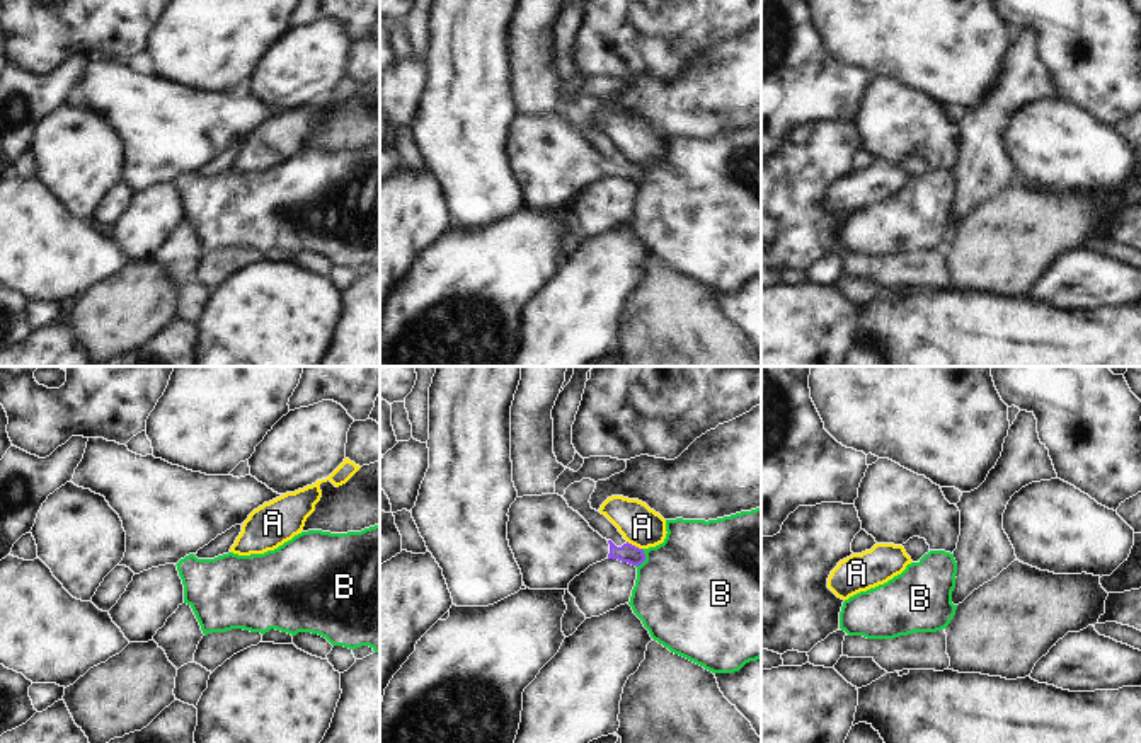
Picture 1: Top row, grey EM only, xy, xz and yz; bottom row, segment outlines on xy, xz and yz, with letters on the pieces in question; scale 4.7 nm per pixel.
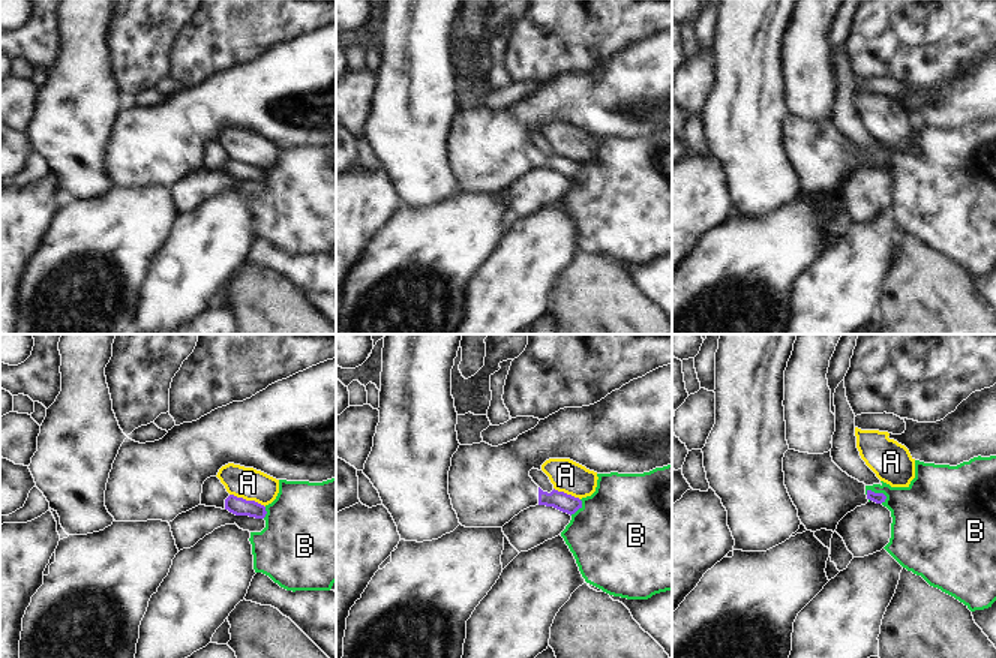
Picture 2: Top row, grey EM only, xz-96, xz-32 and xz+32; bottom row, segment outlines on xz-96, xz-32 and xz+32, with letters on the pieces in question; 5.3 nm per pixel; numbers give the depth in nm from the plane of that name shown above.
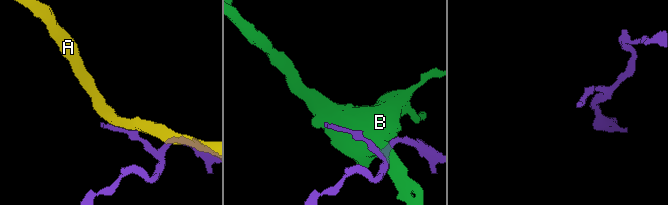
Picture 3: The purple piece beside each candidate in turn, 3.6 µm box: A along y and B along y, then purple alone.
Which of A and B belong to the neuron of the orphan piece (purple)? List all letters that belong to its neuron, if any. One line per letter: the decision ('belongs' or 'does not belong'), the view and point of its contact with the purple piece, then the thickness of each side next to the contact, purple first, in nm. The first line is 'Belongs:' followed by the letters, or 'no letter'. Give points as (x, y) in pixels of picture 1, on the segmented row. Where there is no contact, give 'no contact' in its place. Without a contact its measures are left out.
Belongs: no letter
A: does not belong; contact xz (634, 546); calibres 90 and 190 nm
B: does not belong; contact xz (644, 559); calibres 90 and 500 nm

